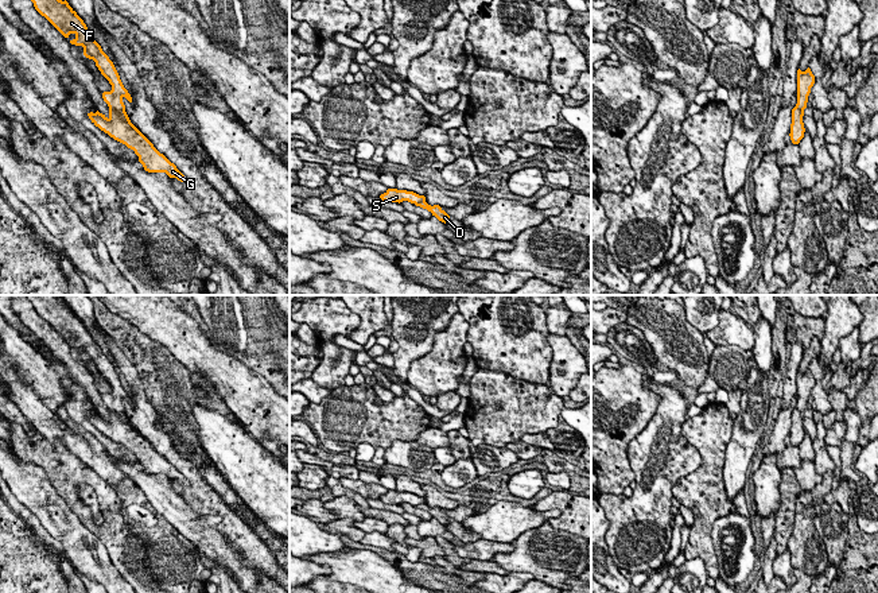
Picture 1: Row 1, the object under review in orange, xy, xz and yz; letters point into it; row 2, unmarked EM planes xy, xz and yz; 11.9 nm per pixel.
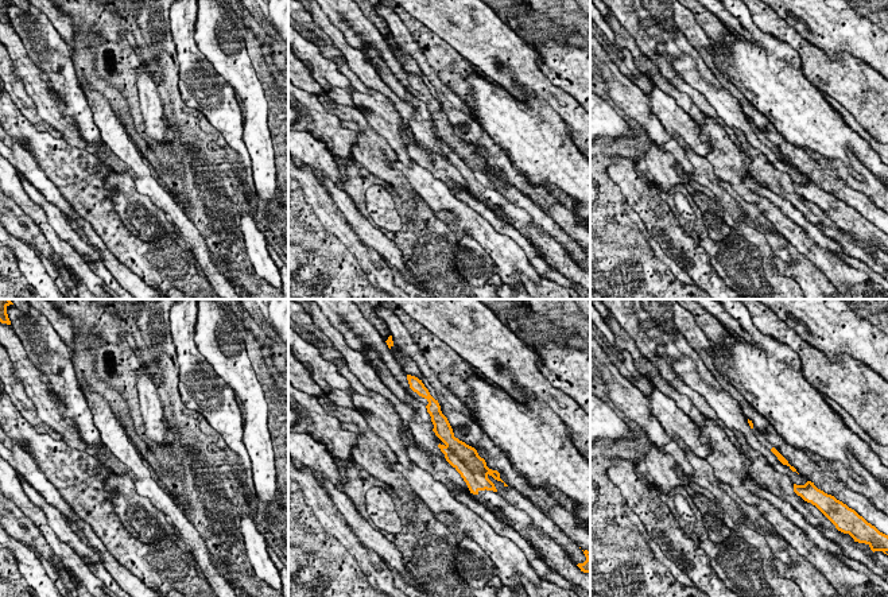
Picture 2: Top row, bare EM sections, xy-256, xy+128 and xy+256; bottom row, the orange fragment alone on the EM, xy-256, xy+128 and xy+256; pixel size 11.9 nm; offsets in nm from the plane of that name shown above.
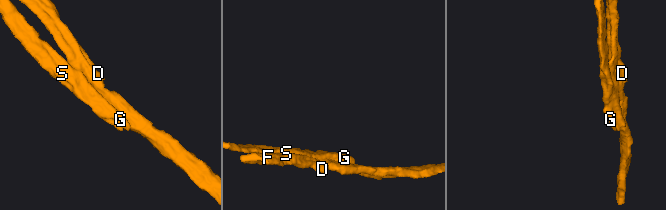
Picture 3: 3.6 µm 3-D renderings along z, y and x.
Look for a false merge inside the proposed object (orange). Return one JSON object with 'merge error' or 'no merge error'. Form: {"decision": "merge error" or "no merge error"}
{"decision": "merge error"}

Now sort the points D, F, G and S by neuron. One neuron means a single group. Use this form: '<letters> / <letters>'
D F / G S

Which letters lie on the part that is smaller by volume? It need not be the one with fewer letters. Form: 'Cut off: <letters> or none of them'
Cut off: G, S

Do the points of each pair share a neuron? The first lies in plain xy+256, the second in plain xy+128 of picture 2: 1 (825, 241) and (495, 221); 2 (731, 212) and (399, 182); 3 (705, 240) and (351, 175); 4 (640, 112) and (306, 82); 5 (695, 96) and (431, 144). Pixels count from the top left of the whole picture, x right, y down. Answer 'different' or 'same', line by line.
1: same
2: same
3: same
4: same
5: different

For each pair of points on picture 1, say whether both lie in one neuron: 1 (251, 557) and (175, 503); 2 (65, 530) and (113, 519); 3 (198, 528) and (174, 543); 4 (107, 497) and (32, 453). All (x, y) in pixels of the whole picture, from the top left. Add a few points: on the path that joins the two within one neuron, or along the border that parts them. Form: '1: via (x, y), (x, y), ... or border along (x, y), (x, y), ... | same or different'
1: border along (206, 515), (221, 518), (217, 530), (245, 565) | different
2: border along (65, 502), (107, 549) | different
3: border along (177, 530), (197, 546) | different
4: via (90, 479), (81, 473), (66, 472), (51, 460) | same

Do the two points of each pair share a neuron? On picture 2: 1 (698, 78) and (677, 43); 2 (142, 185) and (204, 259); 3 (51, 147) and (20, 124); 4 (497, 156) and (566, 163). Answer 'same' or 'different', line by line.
1: same
2: same
3: same
4: different

